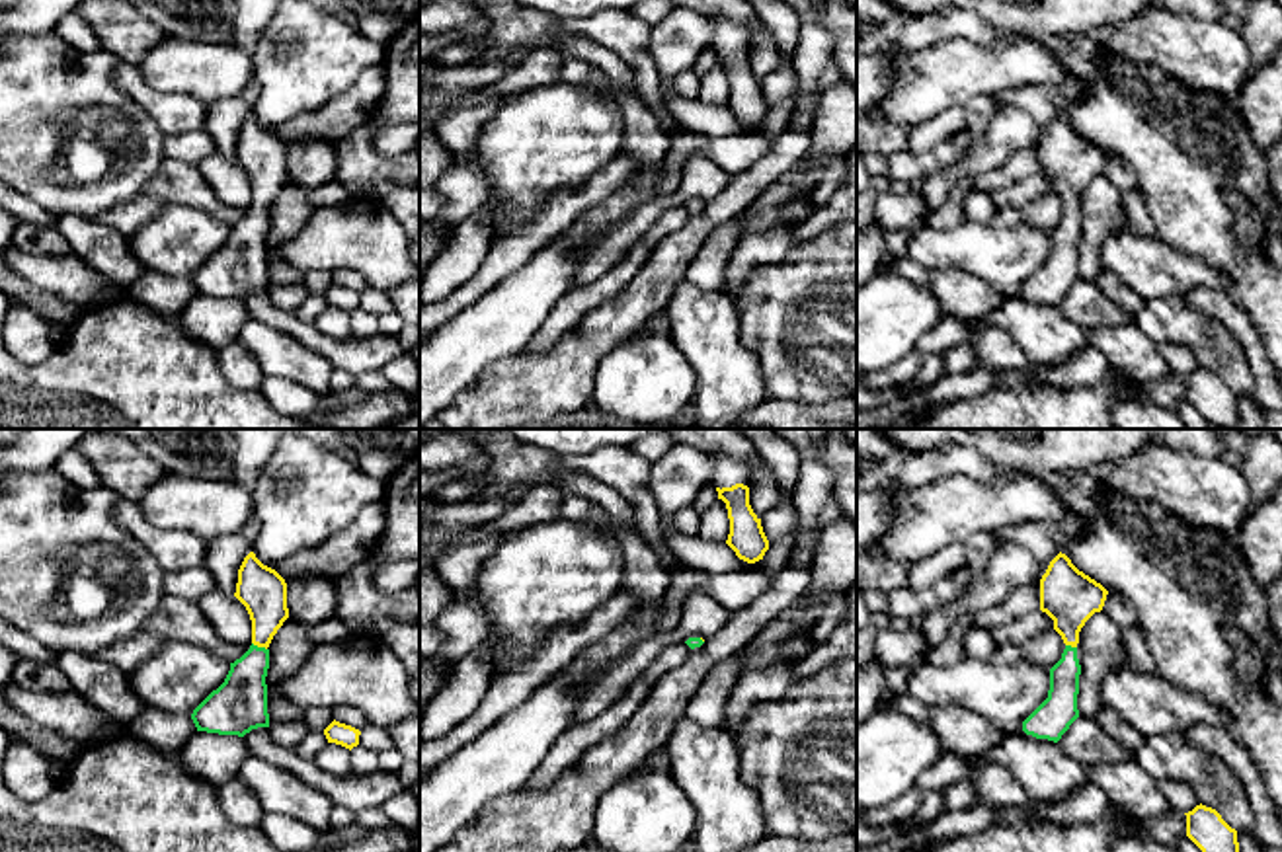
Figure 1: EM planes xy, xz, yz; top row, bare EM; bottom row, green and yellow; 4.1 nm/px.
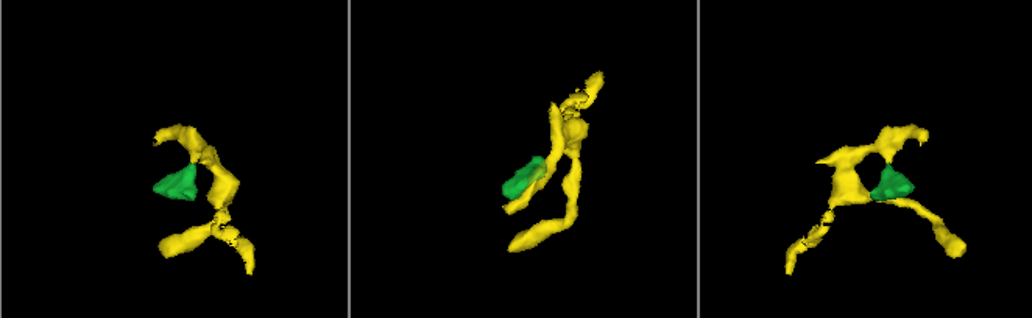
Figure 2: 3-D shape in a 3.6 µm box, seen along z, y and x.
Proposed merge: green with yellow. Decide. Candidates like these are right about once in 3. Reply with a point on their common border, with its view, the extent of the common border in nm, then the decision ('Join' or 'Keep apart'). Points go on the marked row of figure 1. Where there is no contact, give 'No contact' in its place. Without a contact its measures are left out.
Touches green at xy (260, 648). Shared border 70 nm. Join

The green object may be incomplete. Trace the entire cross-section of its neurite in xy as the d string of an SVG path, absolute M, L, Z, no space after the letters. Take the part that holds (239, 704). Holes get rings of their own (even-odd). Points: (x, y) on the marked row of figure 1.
M250 552L238 569L234 597L250 614L252 645L230 663L224 682L193 710L191 719L197 731L244 737L252 729L269 727L267 647L289 618L287 583Z

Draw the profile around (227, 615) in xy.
M215 589L201 597L195 604L222 641L242 647L252 643L250 614L236 597Z

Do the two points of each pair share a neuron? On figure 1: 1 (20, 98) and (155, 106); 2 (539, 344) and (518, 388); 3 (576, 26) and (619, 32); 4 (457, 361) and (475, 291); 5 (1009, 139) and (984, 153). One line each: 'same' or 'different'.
1: different
2: different
3: same
4: different
5: same

